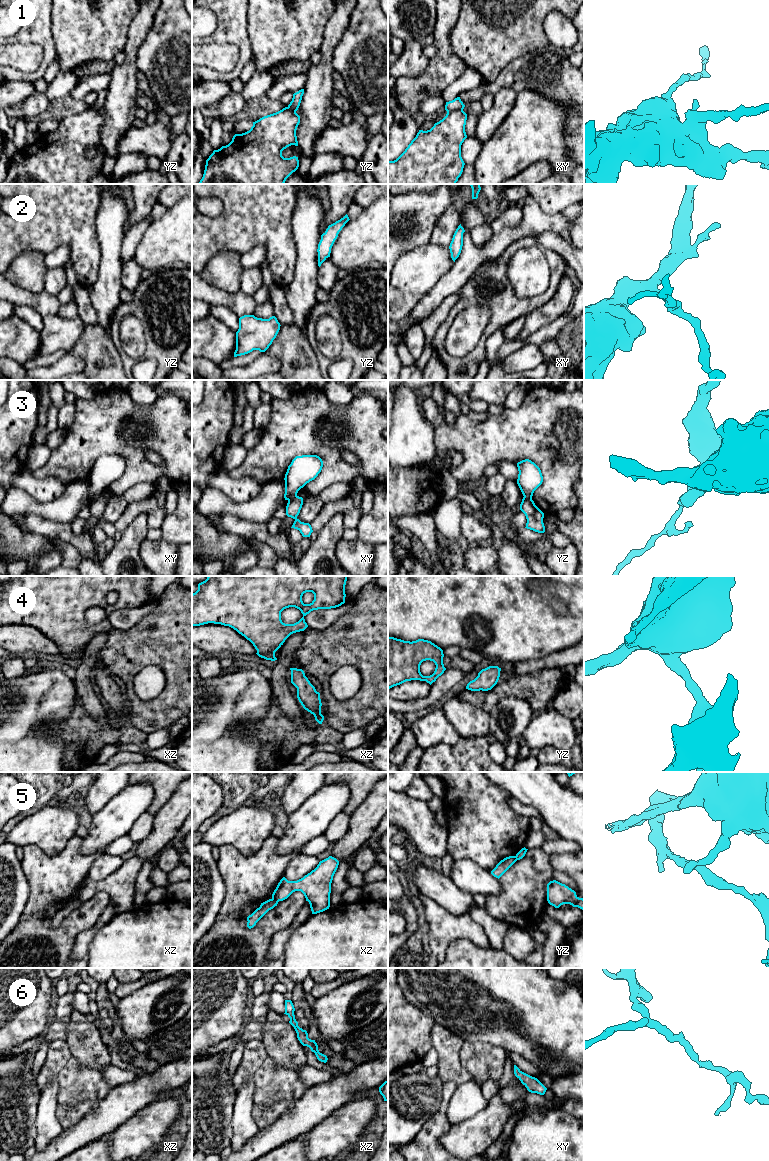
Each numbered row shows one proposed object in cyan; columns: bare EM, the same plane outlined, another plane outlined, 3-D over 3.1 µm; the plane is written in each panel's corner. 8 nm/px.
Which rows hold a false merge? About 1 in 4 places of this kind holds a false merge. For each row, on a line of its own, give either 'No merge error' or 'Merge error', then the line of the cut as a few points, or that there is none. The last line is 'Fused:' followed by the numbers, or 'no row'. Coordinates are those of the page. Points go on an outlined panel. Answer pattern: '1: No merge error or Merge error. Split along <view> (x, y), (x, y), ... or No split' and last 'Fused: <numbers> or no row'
1: Merge error. Split along xy (462, 109), (447, 112)
2: No merge error. No split
3: Merge error. Split along xy (296, 495), (288, 500)
4: No merge error. No split
5: Merge error. Split along xz (272, 898), (278, 901)
6: No merge error. No split
Fused: 1, 3, 5

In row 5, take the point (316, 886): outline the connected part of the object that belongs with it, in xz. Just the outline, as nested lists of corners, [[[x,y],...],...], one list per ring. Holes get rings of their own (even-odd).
[[[329,856],[319,862],[317,867],[297,881],[283,877],[272,894],[272,899],[283,901],[293,892],[301,891],[309,902],[312,914],[323,912],[330,907],[330,893],[333,876],[339,861]]]

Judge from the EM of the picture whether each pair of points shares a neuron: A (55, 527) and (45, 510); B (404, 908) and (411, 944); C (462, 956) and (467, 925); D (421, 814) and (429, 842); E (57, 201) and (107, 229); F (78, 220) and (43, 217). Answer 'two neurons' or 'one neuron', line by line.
A: two neurons
B: two neurons
C: two neurons
D: one neuron
E: two neurons
F: one neuron

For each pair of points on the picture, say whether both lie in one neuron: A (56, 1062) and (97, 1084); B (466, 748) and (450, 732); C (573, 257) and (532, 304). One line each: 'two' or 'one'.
A: one
B: two
C: two

